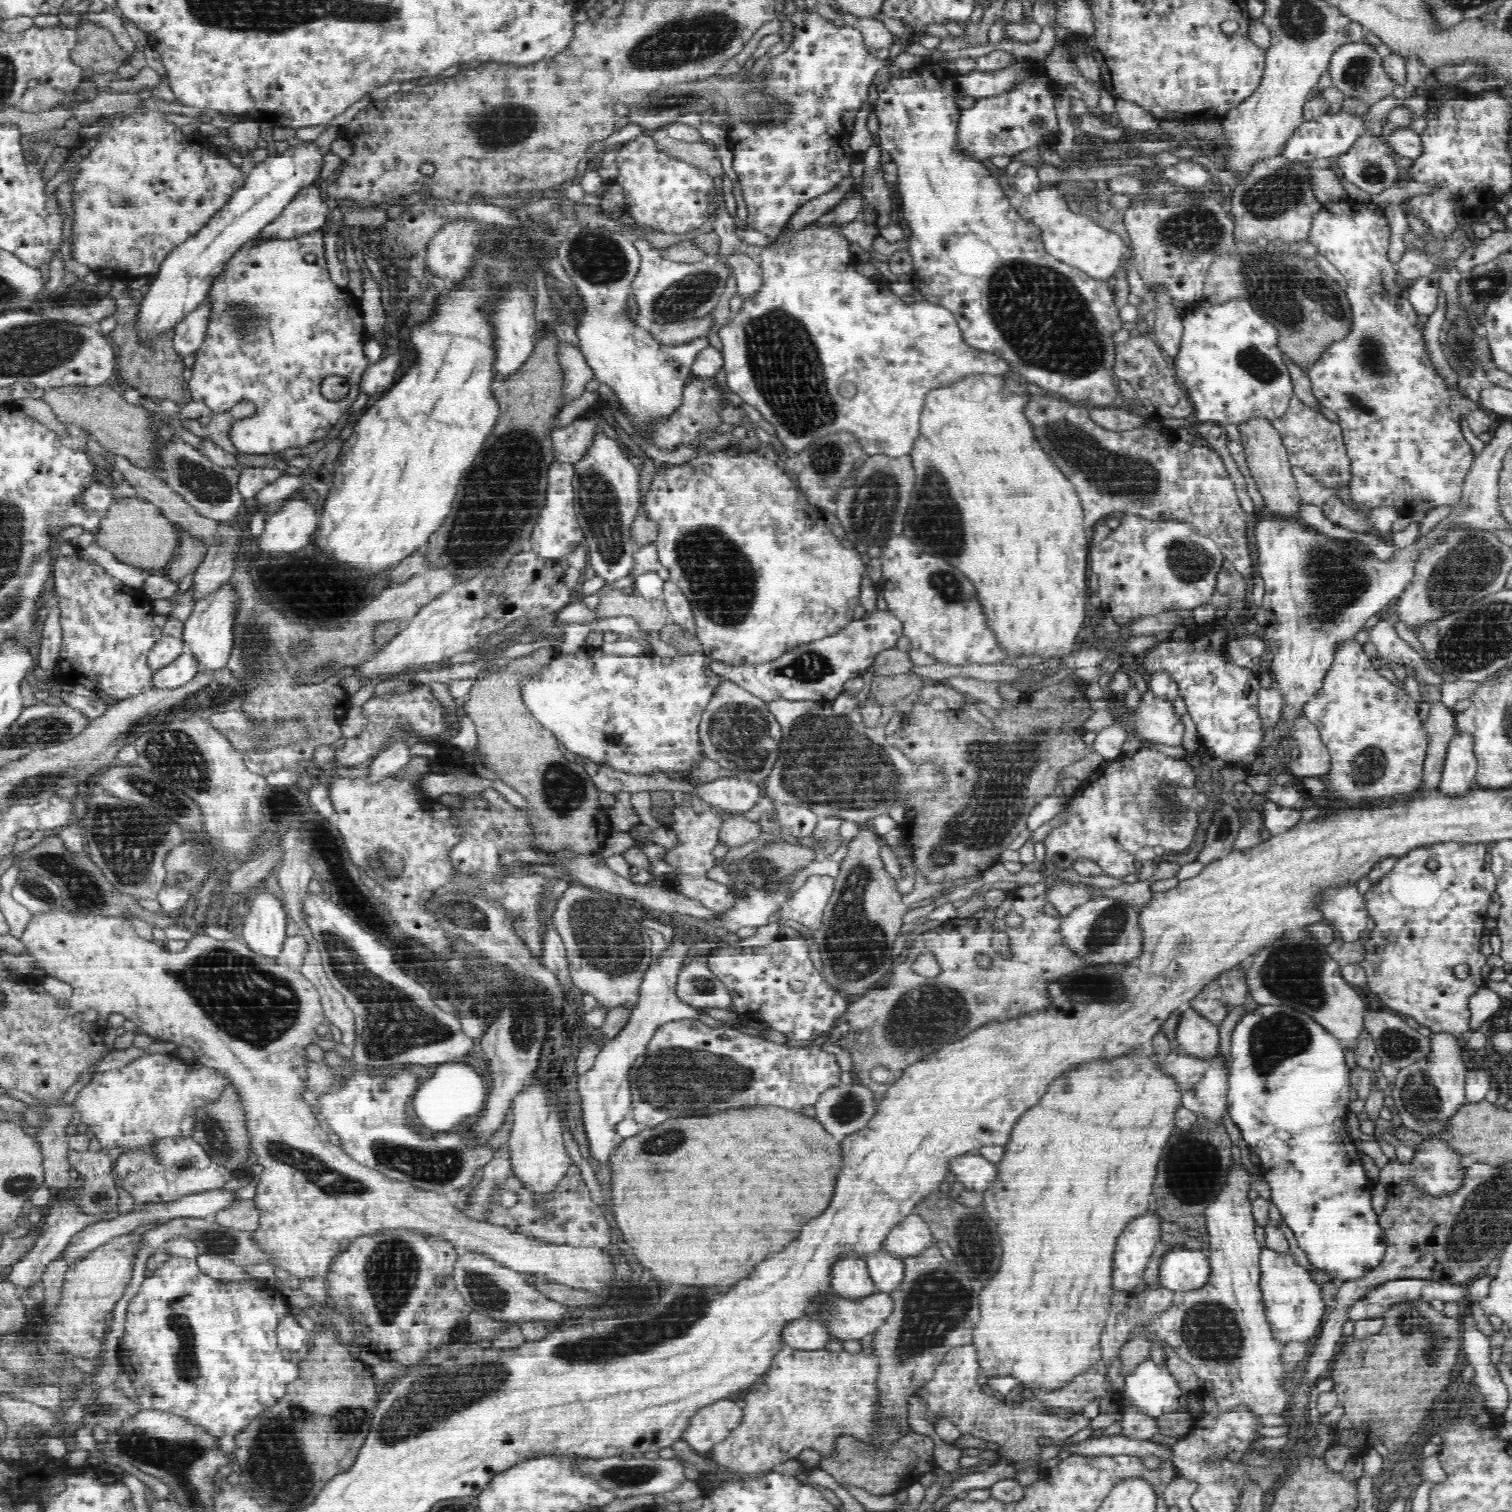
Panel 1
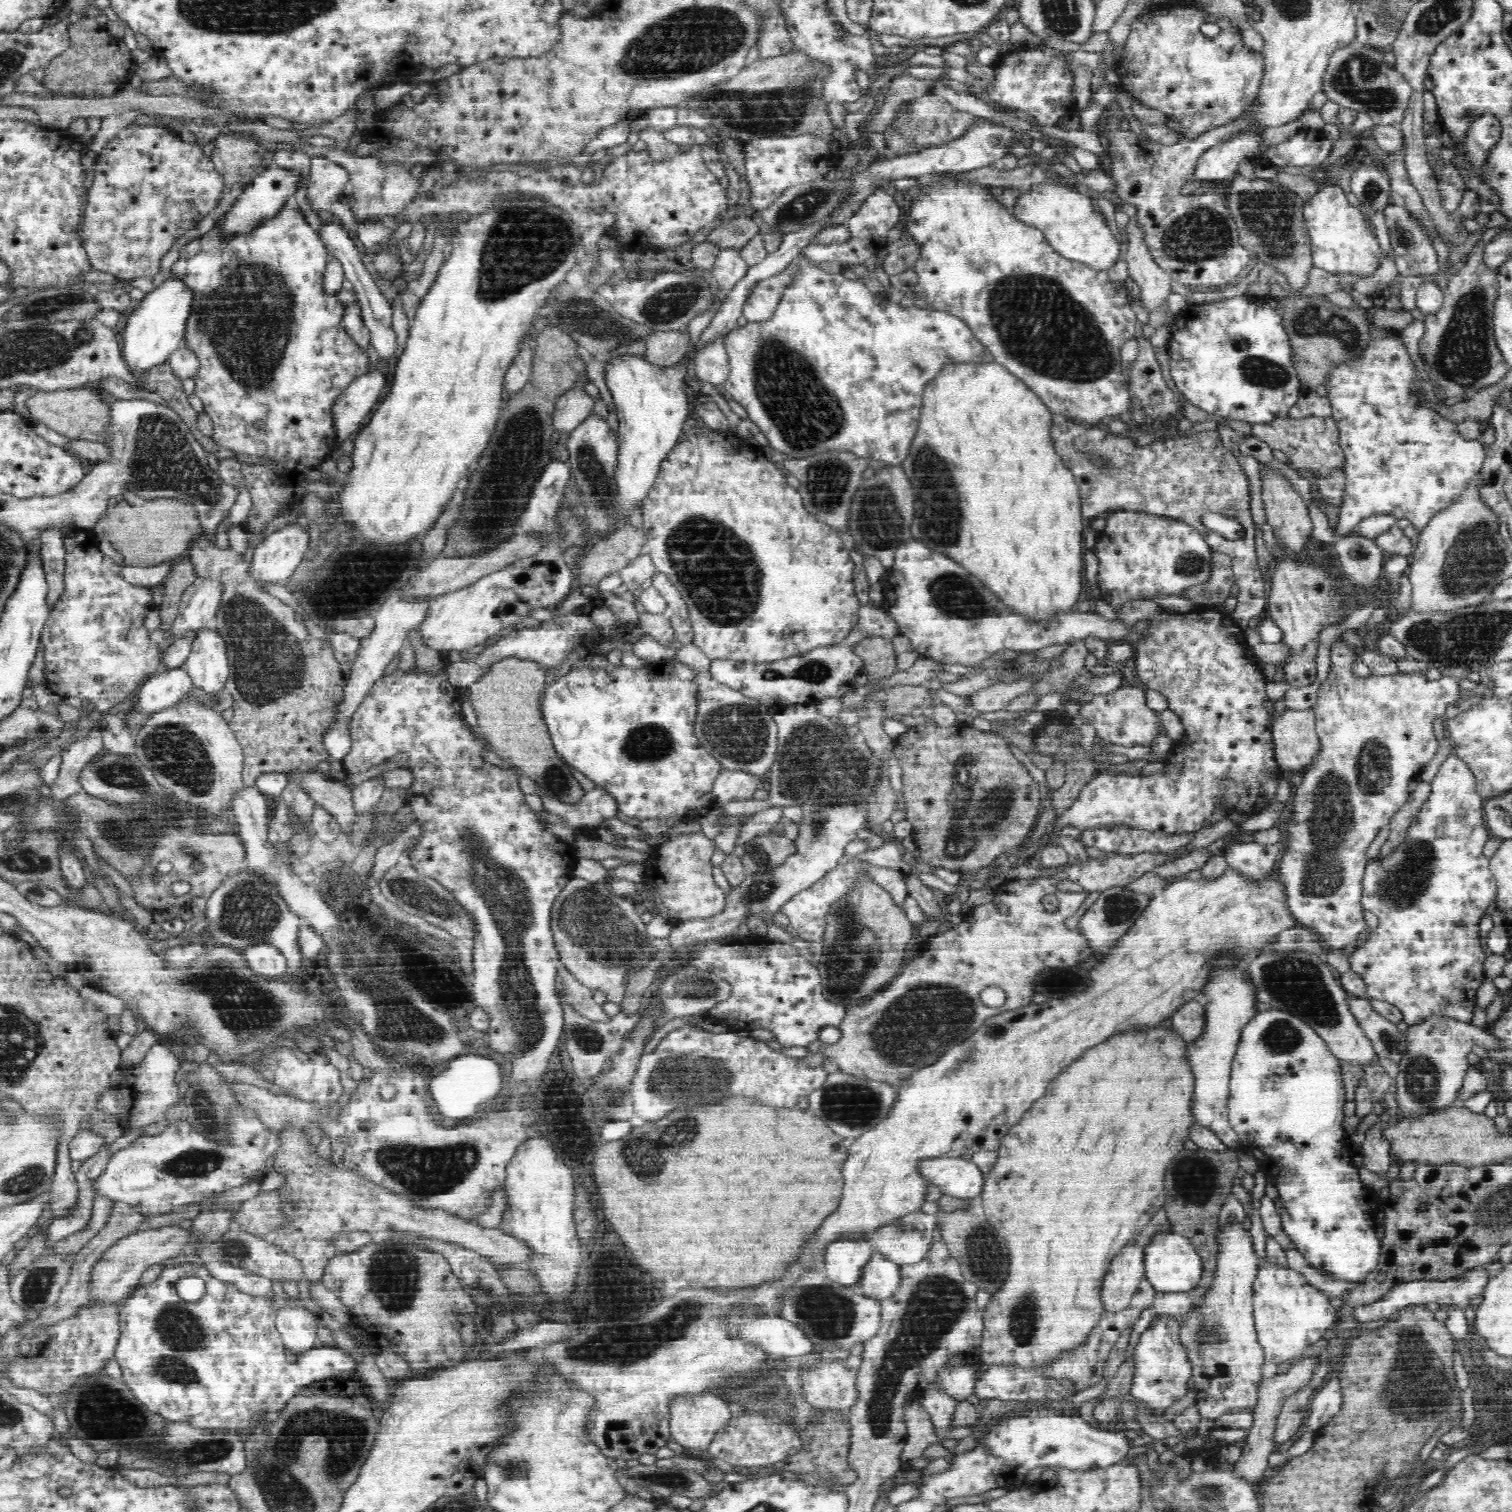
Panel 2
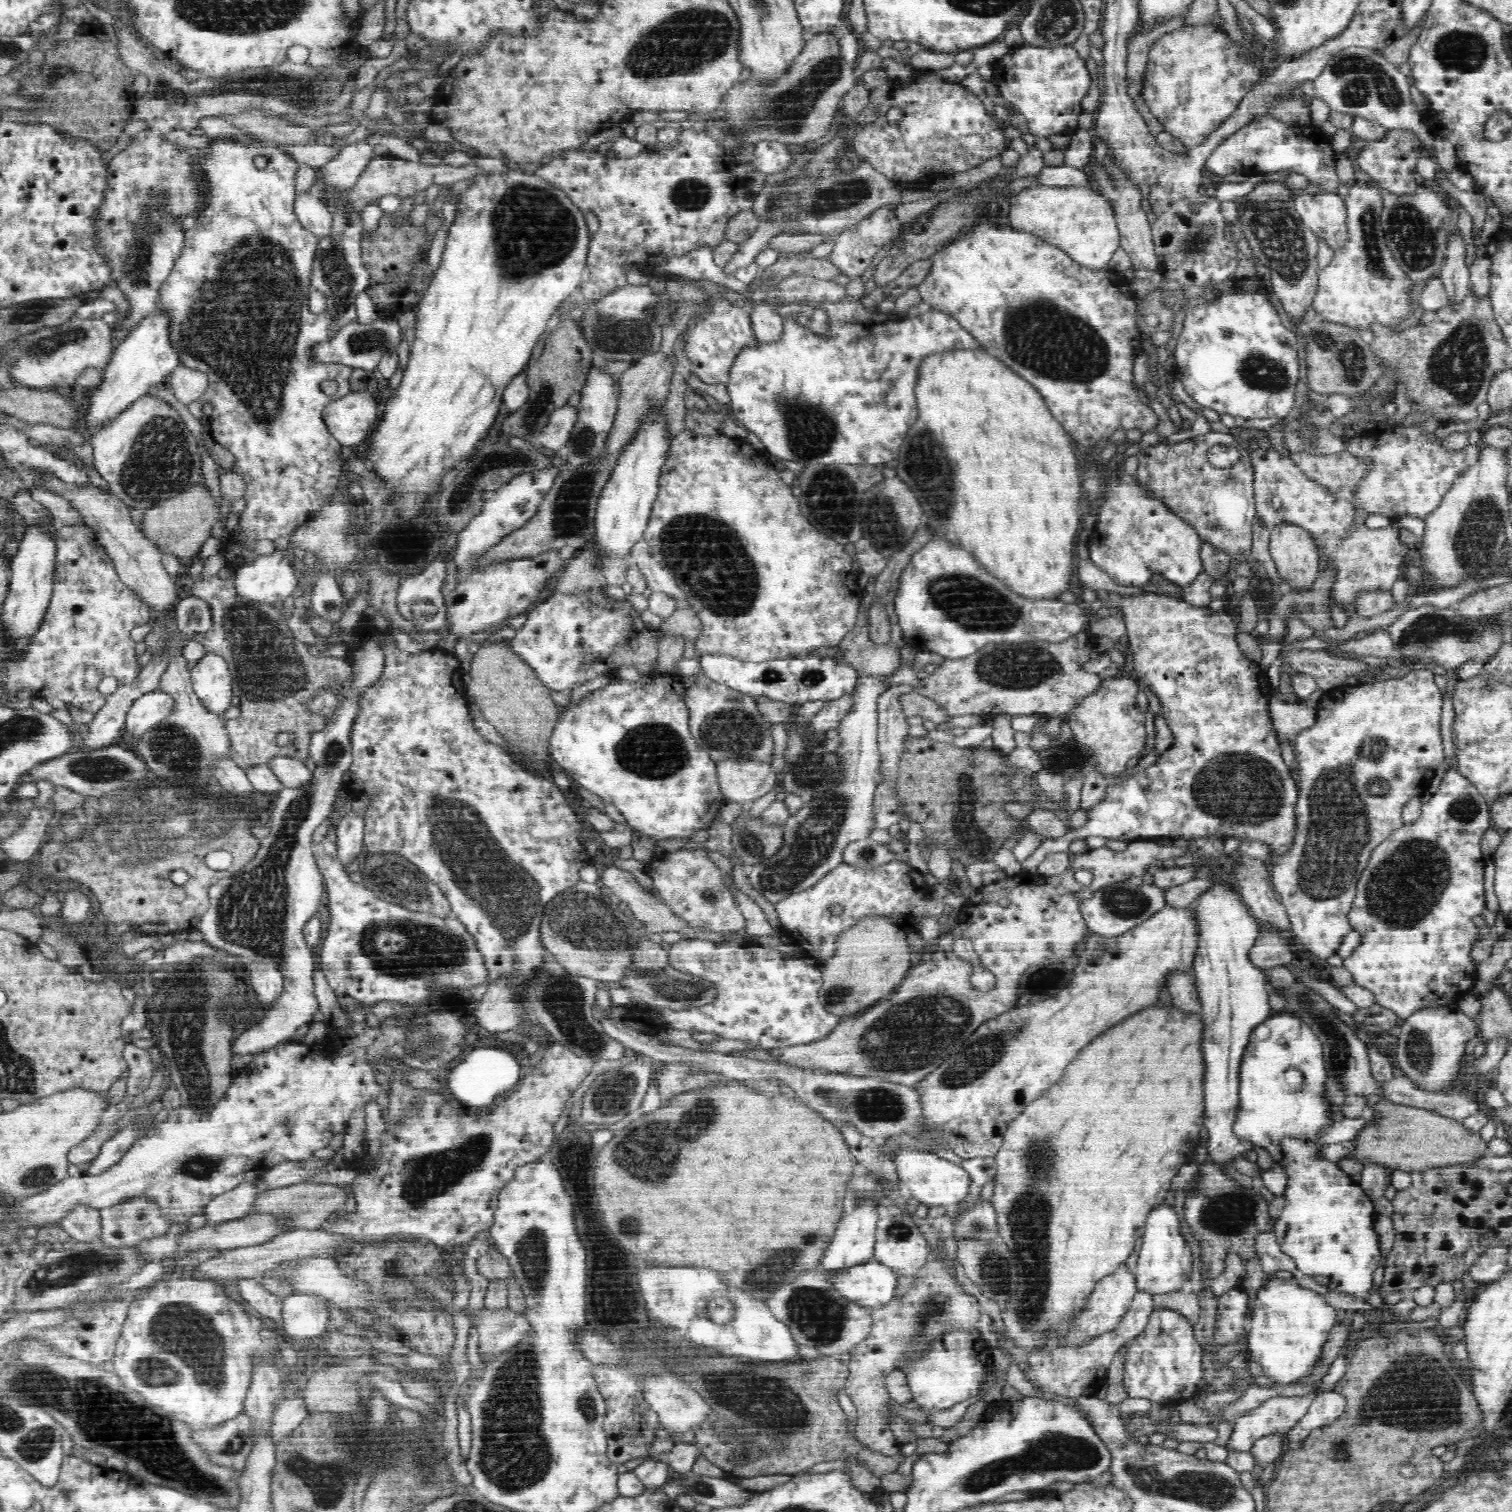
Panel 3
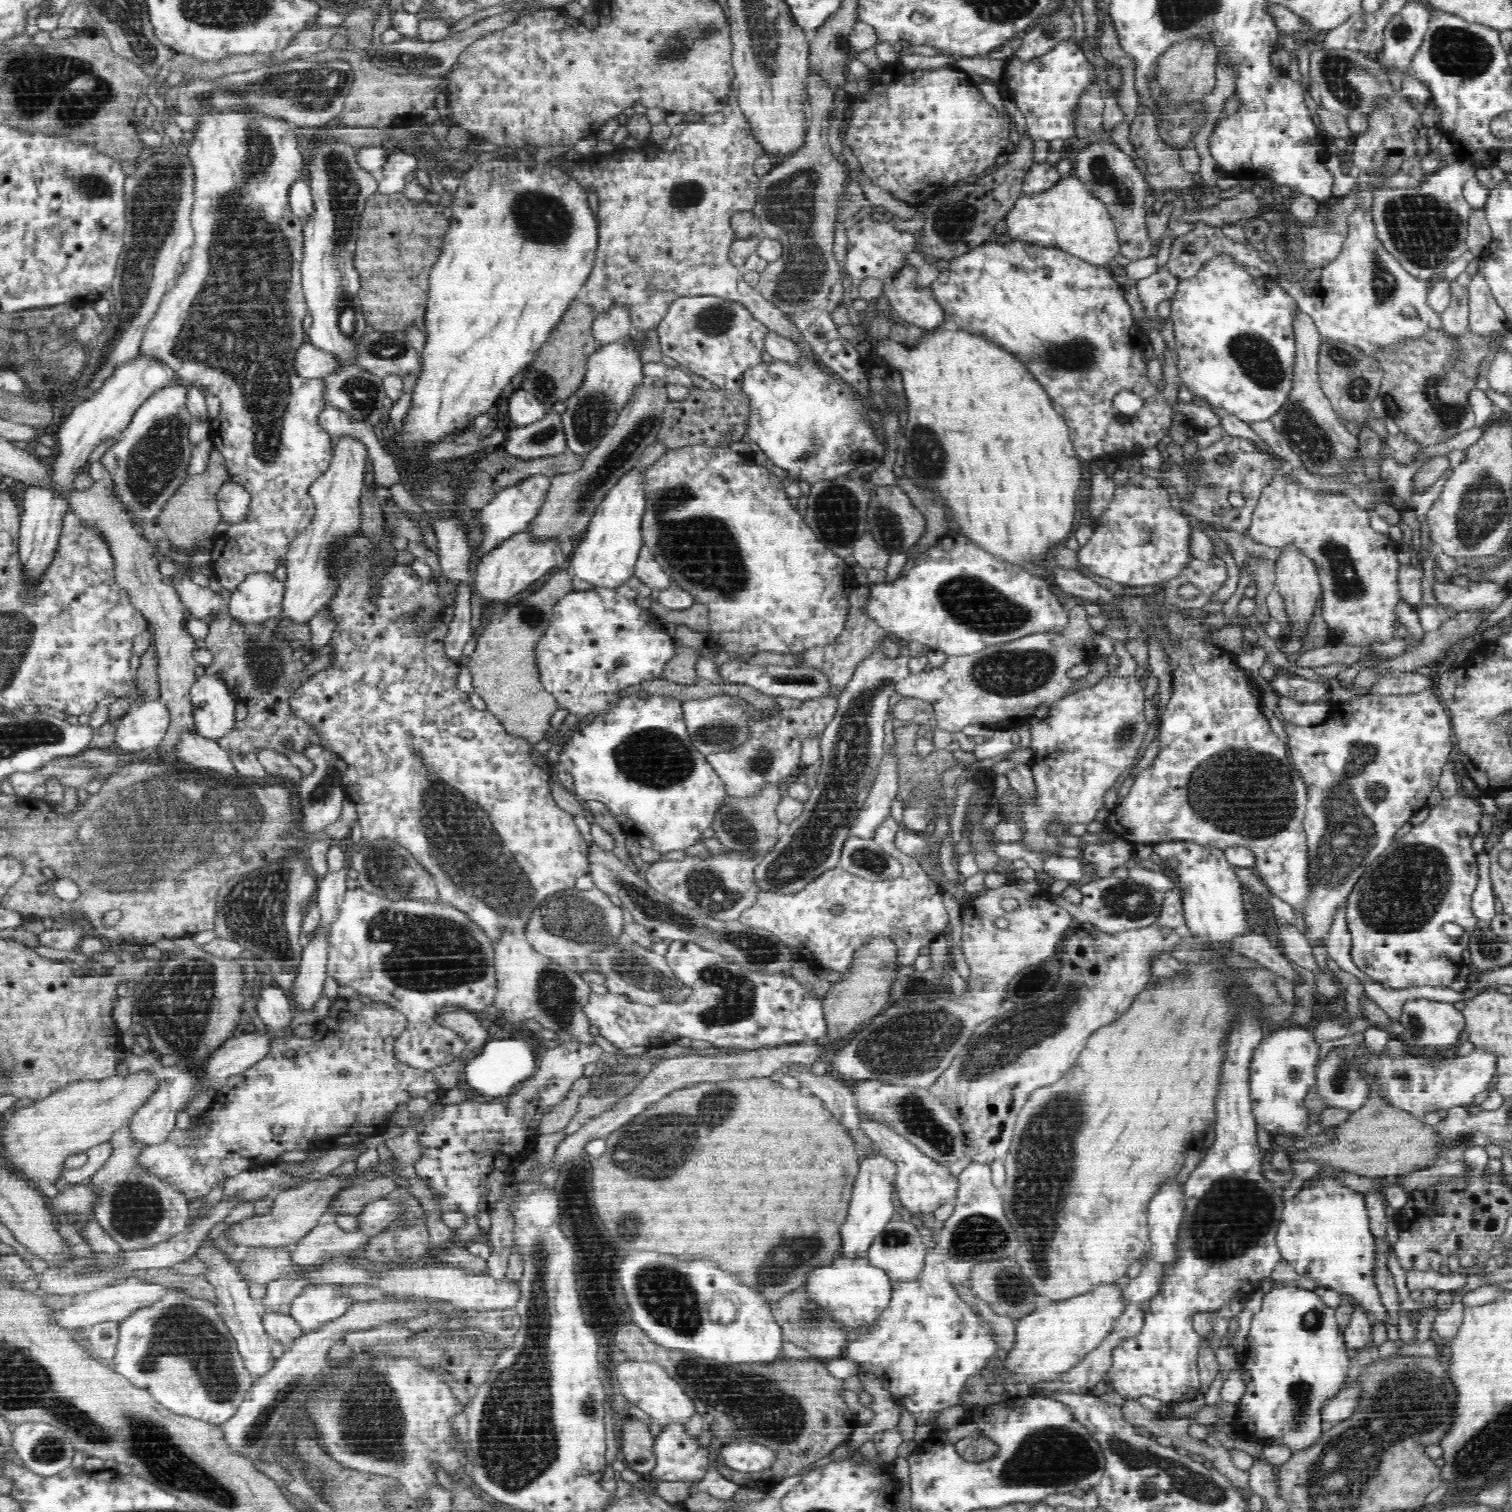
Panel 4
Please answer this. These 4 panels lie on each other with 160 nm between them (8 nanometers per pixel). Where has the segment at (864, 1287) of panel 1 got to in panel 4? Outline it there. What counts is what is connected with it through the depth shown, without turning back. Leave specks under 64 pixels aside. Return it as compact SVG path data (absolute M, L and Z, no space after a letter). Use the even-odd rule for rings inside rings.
M876 1150L868 1154L860 1164L858 1178L854 1182L852 1190L852 1200L850 1200L850 1210L848 1210L848 1220L844 1222L840 1234L842 1234L842 1244L839 1250L839 1256L850 1260L864 1259L867 1256L868 1249L875 1242L875 1238L882 1232L885 1225L892 1220L892 1214L896 1212L894 1207L894 1192L896 1172L898 1167L884 1153Z

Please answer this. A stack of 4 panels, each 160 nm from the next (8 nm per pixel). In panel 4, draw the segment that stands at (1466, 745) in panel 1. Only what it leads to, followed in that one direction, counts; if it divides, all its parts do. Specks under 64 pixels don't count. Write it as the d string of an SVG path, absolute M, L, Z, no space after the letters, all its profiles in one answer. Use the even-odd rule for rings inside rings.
M1460 788L1457 790L1453 797L1449 800L1442 800L1438 806L1430 810L1430 815L1426 820L1420 823L1418 826L1408 827L1402 833L1398 835L1396 840L1375 860L1375 863L1370 864L1363 876L1358 880L1355 888L1348 895L1346 902L1346 916L1347 916L1347 927L1352 934L1352 961L1354 964L1366 972L1372 980L1380 982L1382 986L1390 986L1390 988L1410 988L1410 986L1448 986L1452 980L1456 980L1456 970L1462 968L1465 965L1462 953L1468 948L1468 940L1472 938L1472 931L1477 927L1479 919L1474 916L1473 910L1471 909L1471 896L1476 891L1479 875L1478 875L1478 864L1476 863L1477 854L1472 850L1472 841L1481 830L1481 820L1484 816L1485 811L1482 808L1479 800L1476 797L1470 797L1465 793L1464 789ZM1460 831L1466 832L1466 837L1460 836ZM1445 922L1456 922L1464 928L1464 933L1458 938L1450 938L1446 936L1442 931L1442 925Z

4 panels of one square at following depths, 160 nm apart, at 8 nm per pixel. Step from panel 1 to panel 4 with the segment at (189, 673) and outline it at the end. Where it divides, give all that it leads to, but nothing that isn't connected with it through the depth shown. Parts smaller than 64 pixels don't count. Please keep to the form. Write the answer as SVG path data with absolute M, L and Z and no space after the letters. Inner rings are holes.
M161 699L132 704L128 712L118 720L117 729L113 735L114 748L130 757L134 756L134 752L145 752L152 749L164 740L165 730L170 722L169 710Z

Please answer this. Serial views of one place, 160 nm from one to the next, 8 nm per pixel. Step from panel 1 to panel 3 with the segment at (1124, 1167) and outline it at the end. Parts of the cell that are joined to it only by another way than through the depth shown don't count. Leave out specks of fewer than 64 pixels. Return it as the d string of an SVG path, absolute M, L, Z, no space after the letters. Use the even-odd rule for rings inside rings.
M1164 1006L1152 1007L1148 1010L1135 1012L1134 1015L1124 1022L1115 1024L1112 1032L1104 1032L1104 1036L1098 1036L1088 1044L1076 1060L1066 1068L1064 1076L1060 1082L1056 1082L1050 1090L1044 1091L1032 1103L1028 1103L1022 1114L1014 1119L1004 1132L1004 1140L1000 1150L994 1156L996 1159L996 1176L993 1178L993 1196L989 1201L992 1208L996 1211L996 1222L998 1232L1010 1252L1012 1260L1016 1262L1016 1272L1018 1284L1016 1292L1008 1300L1006 1310L1002 1312L1004 1316L1004 1326L1006 1332L1026 1350L1034 1348L1040 1342L1040 1332L1044 1328L1051 1328L1048 1337L1050 1340L1062 1338L1071 1332L1073 1323L1082 1315L1087 1308L1088 1296L1092 1295L1096 1284L1103 1280L1109 1273L1114 1272L1117 1266L1130 1258L1136 1246L1136 1240L1140 1240L1144 1234L1147 1223L1147 1216L1150 1210L1164 1203L1164 1198L1170 1192L1170 1182L1178 1174L1178 1170L1183 1164L1192 1160L1191 1155L1195 1150L1188 1142L1198 1138L1199 1131L1204 1128L1204 1064L1200 1064L1200 1024L1201 1013L1186 1013L1178 1007L1164 1008Z

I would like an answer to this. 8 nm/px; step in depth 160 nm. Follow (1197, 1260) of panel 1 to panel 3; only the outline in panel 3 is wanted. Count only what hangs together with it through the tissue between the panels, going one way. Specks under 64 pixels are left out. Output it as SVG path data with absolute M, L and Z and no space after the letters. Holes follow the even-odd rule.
M1162 1203L1147 1218L1142 1247L1134 1270L1138 1291L1150 1295L1180 1291L1184 1282L1190 1281L1193 1265L1192 1252L1180 1229L1180 1216L1174 1205Z

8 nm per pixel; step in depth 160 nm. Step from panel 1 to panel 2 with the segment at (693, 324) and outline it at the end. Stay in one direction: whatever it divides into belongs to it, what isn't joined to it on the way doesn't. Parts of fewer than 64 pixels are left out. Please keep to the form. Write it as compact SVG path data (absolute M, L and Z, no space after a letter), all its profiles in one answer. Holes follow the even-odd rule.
M680 330L652 332L646 341L647 357L656 366L672 366L684 358L689 343L690 334L684 335Z

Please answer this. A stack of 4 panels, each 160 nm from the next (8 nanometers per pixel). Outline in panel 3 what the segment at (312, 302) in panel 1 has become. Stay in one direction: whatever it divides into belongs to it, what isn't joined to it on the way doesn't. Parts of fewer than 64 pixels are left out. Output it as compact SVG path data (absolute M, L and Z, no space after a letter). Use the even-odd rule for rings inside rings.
M211 139L207 149L202 150L198 155L203 159L203 172L206 172L207 184L210 184L210 195L207 196L207 206L202 212L197 213L193 224L189 225L185 231L184 248L181 249L180 256L174 262L172 272L169 273L168 280L160 287L158 304L164 309L168 309L170 317L173 318L171 326L171 340L177 352L179 352L179 365L185 365L188 369L198 370L207 375L208 385L206 392L202 394L201 401L212 406L213 412L207 418L207 427L211 432L211 437L220 446L227 448L236 462L230 471L243 478L247 489L245 492L245 507L239 516L240 534L248 540L276 540L279 536L291 535L297 528L304 525L312 517L312 512L316 512L324 503L329 501L339 487L340 476L343 474L341 460L342 445L333 437L327 429L322 413L324 408L333 402L349 394L351 387L351 374L356 372L355 368L337 362L317 362L315 358L315 348L319 344L327 343L334 339L340 330L339 320L332 316L330 312L322 314L310 314L308 310L308 278L313 270L316 252L318 252L319 239L312 231L304 228L299 223L295 215L296 200L296 172L298 172L297 162L286 154L286 151L278 145L270 143L240 143L234 139ZM324 380L334 380L338 385L336 394L328 396L321 388Z

